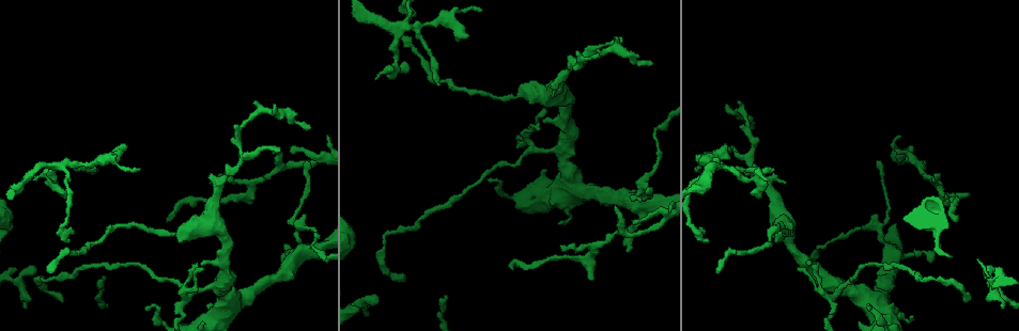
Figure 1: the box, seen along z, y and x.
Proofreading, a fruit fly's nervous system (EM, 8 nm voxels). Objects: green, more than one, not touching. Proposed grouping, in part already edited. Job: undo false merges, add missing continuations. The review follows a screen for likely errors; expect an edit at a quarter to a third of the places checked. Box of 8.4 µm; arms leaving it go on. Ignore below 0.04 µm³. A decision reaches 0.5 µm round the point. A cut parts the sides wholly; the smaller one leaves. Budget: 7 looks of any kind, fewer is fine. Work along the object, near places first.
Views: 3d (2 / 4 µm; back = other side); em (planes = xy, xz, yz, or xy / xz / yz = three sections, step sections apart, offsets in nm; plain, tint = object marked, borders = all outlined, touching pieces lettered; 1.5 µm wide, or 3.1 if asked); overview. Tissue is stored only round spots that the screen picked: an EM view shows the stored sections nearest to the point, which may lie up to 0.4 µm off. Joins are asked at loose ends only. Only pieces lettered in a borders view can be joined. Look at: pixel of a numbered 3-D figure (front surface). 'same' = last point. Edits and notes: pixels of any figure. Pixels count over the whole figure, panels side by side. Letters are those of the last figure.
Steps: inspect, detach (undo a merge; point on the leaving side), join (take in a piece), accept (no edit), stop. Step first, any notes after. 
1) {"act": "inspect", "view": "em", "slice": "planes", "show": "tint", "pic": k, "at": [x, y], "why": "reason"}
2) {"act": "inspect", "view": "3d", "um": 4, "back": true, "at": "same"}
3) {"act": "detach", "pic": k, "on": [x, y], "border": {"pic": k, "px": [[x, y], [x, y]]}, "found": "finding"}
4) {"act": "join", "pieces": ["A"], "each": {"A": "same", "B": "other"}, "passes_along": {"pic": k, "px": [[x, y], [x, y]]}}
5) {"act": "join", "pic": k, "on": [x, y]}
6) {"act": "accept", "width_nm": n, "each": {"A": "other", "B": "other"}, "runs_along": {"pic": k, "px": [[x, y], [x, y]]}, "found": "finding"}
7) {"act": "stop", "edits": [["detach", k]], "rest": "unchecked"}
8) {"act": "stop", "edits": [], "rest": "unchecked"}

{"act": "inspect", "view": "3d", "um": 4, "pic": 1, "at": [59, 163], "why": "a fork"}

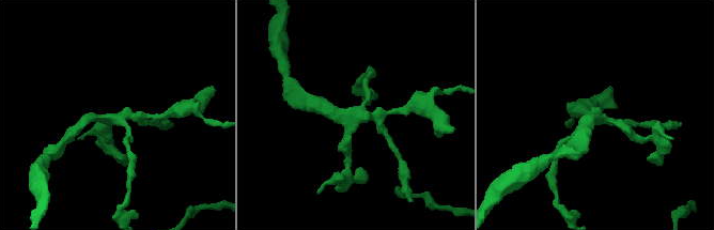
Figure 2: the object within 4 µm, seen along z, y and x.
{"act": "inspect", "view": "em", "slice": "planes", "show": "borders", "pic": 2, "at": [353, 113], "why": "shape alone is not enough"}

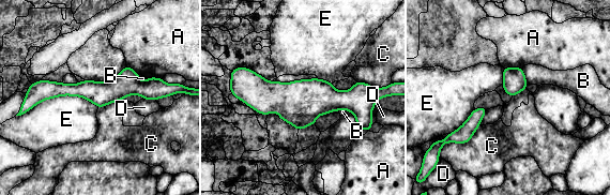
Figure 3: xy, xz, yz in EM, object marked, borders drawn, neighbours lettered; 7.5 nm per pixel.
{"act": "accept", "each": {"A": "other", "B": "other", "C": "other", "D": "other", "E": "other"}, "found": "continuous, no second cell"}

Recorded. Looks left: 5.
{"act": "inspect", "view": "em", "slice": "xz", "step": 4, "show": "borders", "pic": 1, "at": [708, 242], "why": "free end"}

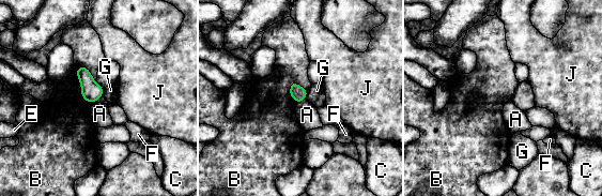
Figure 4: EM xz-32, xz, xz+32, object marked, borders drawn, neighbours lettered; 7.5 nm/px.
{"act": "accept", "width_nm": 110, "each": {"A": "other", "B": "other", "C": "other", "E": "other", "F": "other", "G": "other", "J": "other"}, "border": {"pic": 4, "px": [[76, 69], [85, 66], [97, 84]]}, "found": "none of them fits"}

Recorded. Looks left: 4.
{"act": "inspect", "view": "em", "slice": "planes", "show": "plain", "pic": 1, "at": [773, 168], "why": "thin end"}

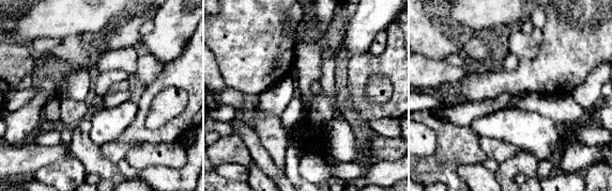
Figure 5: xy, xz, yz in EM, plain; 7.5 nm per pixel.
{"act": "inspect", "view": "em", "slice": "planes", "show": "borders", "at": "same", "why": "see the neighbours"}

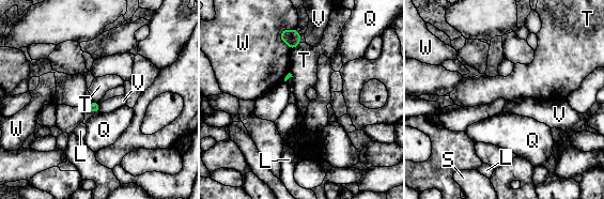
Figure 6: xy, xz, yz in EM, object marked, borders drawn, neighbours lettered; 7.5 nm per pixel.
{"act": "accept", "each": {"L": "other", "Q": "other", "S": "other", "T": "other", "V": "other", "W": "other"}, "border": {"pic": 6, "px": [[300, 42], [291, 50]]}, "found": "no lettered piece goes on from it"}

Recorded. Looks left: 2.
{"act": "stop", "edits": [], "rest": "unchecked"}

